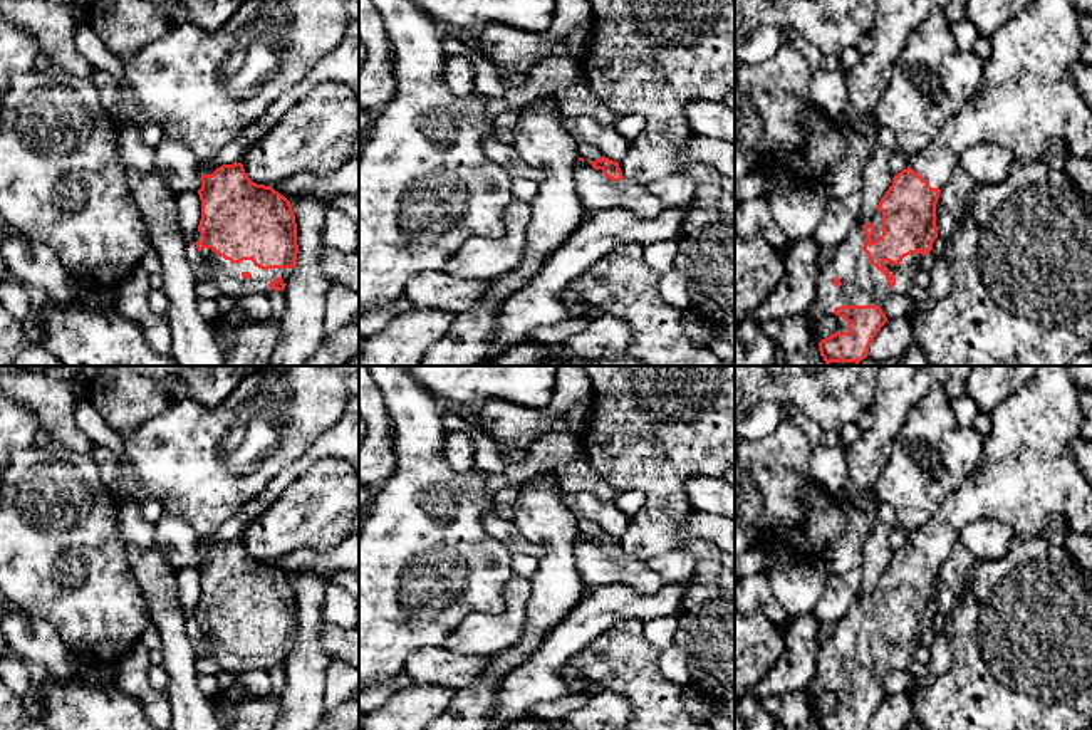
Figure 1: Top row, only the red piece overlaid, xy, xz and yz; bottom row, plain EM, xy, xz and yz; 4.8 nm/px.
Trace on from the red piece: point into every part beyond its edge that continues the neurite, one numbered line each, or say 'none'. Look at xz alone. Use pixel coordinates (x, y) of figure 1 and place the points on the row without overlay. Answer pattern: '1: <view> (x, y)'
1: xz (596, 568)

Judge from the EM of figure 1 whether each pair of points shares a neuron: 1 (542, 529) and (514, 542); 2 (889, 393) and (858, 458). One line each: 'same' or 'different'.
1: different
2: same

